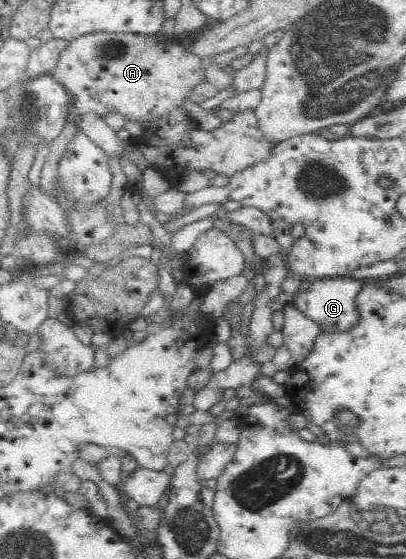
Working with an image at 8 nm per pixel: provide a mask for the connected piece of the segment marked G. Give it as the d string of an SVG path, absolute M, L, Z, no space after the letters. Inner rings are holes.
M344 276L334 278L311 279L312 285L306 293L297 292L293 305L308 319L312 319L324 332L348 332L360 322L360 313L356 306L356 297L367 281Z

